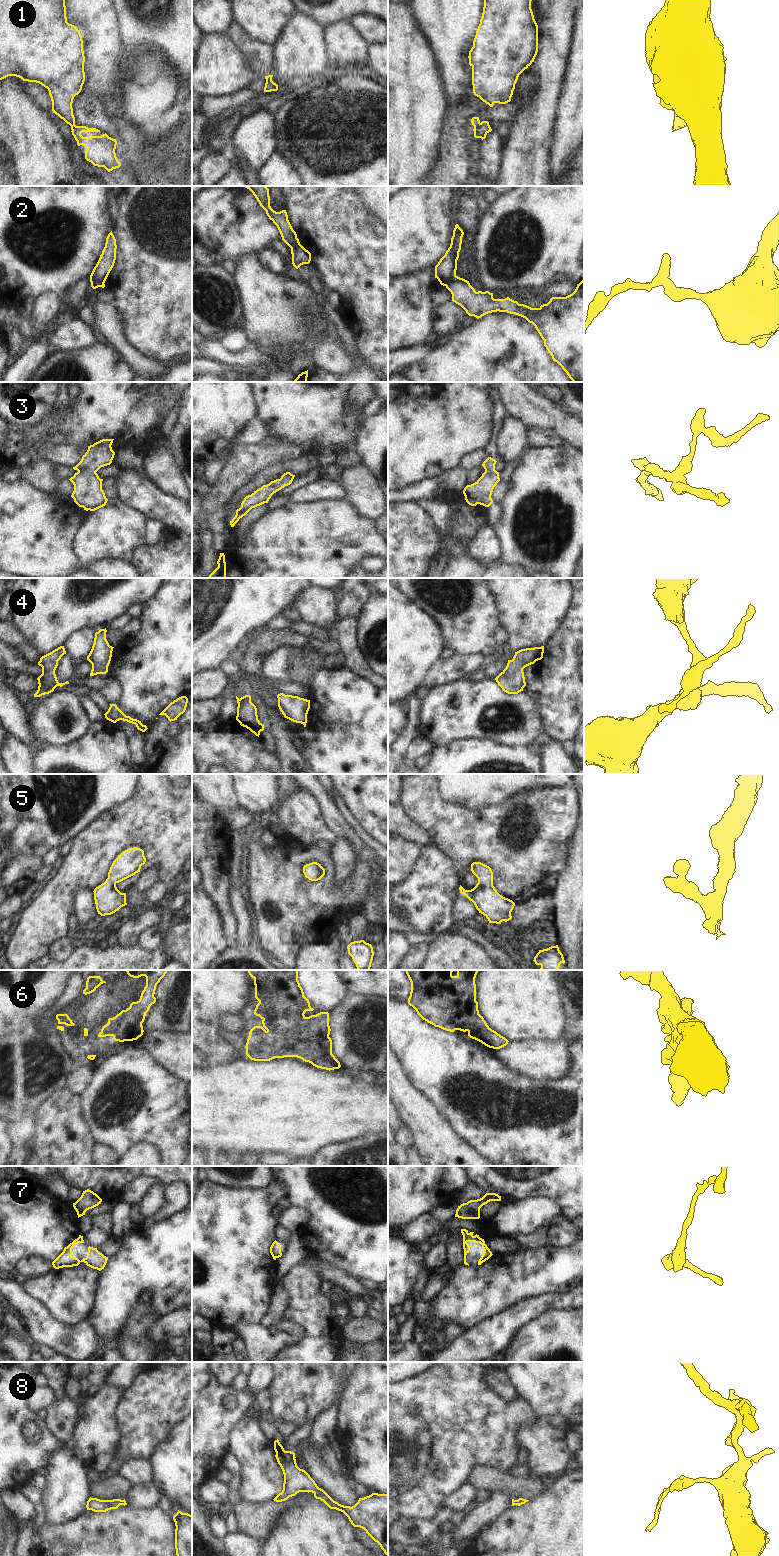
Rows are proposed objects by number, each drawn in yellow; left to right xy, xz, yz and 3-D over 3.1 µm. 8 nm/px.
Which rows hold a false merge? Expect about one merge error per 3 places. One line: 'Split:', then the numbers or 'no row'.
Split: 1, 2

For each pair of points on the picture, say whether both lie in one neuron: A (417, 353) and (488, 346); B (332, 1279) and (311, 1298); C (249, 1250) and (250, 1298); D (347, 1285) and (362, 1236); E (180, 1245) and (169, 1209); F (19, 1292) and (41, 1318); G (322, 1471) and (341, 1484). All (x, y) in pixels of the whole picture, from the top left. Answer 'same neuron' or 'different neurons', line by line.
A: different neurons
B: different neurons
C: same neuron
D: different neurons
E: different neurons
F: same neuron
G: same neuron

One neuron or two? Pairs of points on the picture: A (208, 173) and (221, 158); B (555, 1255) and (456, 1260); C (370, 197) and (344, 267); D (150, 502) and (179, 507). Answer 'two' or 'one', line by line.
A: one
B: two
C: two
D: one

